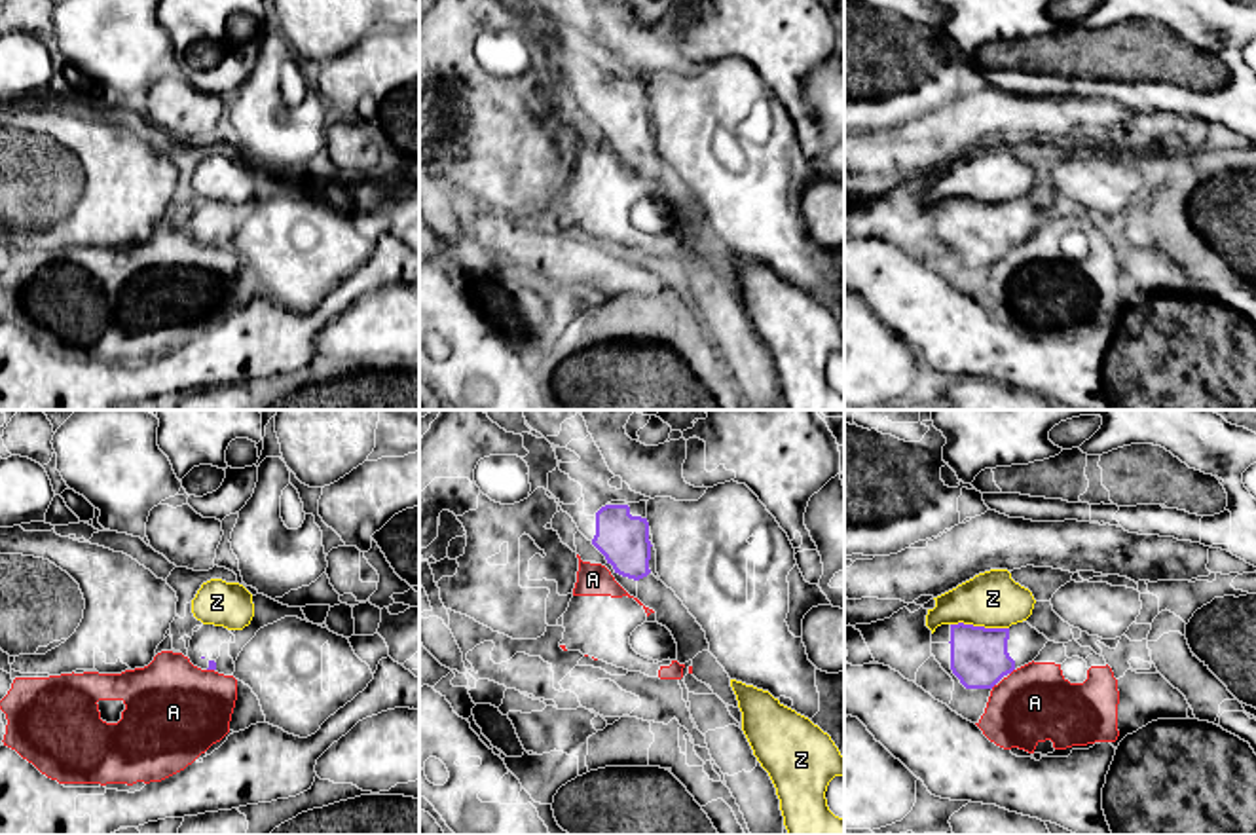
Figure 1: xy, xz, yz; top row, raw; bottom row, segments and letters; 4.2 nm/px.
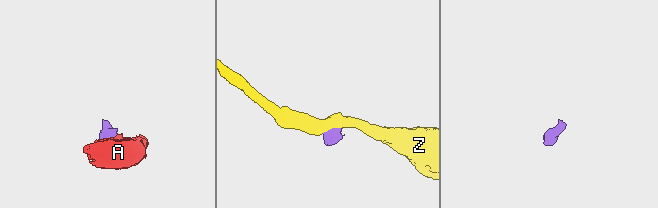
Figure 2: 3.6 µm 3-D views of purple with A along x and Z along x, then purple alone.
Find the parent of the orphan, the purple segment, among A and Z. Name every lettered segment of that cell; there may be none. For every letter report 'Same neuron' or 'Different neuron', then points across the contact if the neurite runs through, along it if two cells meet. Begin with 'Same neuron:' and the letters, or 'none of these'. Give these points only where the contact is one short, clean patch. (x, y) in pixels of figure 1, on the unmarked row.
Same neuron: none of these
A: Different neuron. Boundary: yz (1014, 243), (1010, 249)
Z: Different neuron. Boundary: yz (951, 198), (1008, 204)

